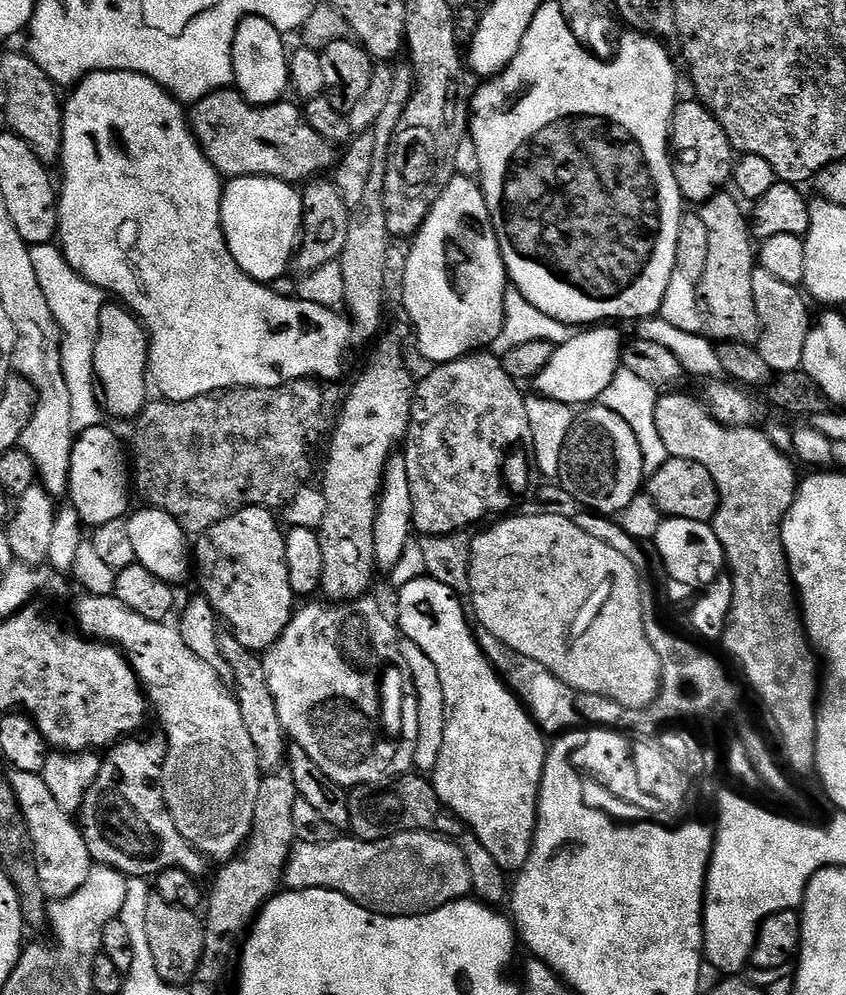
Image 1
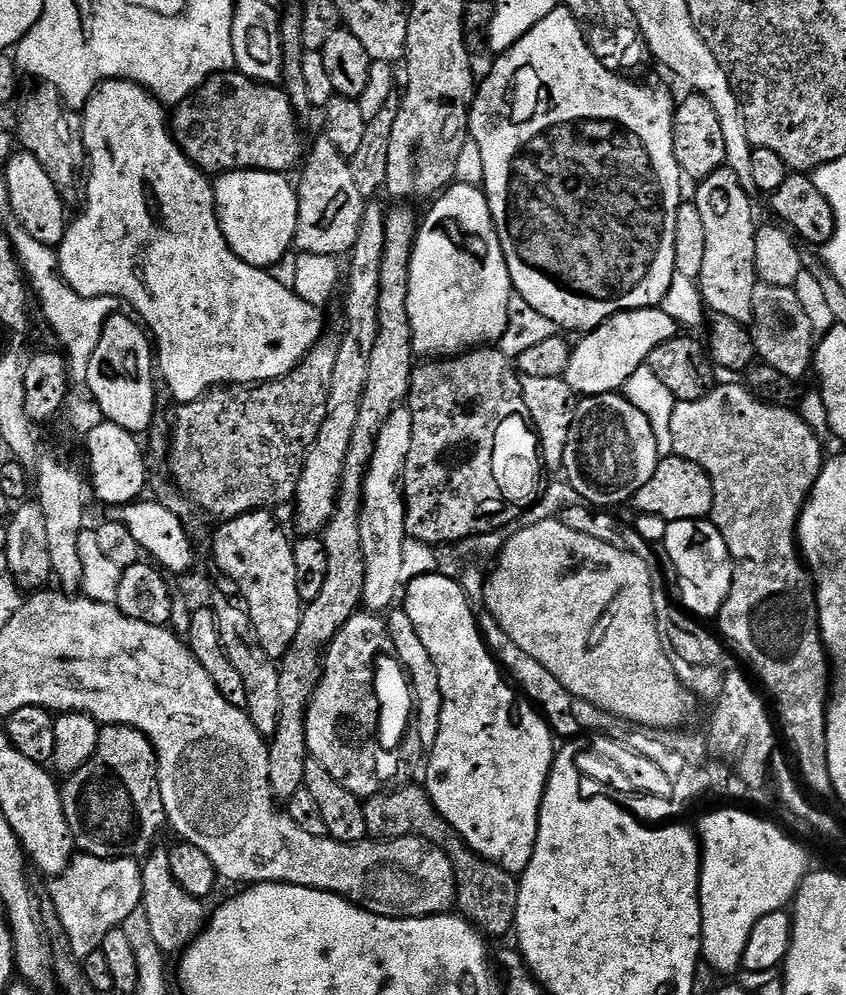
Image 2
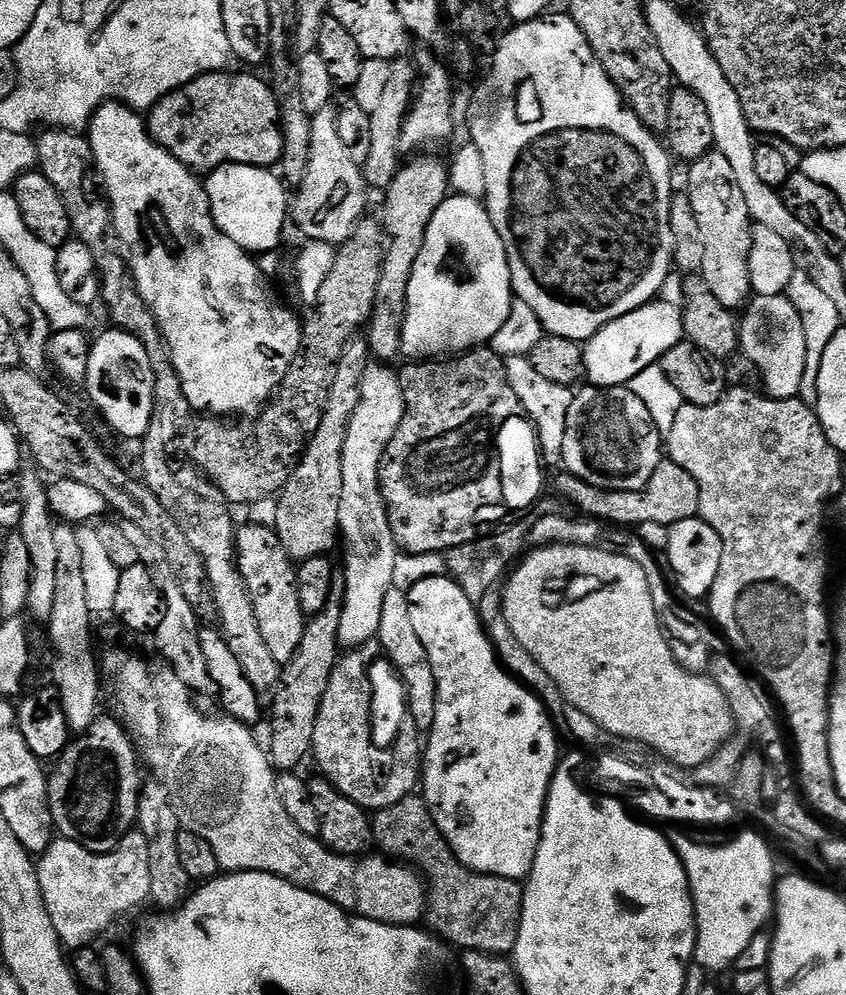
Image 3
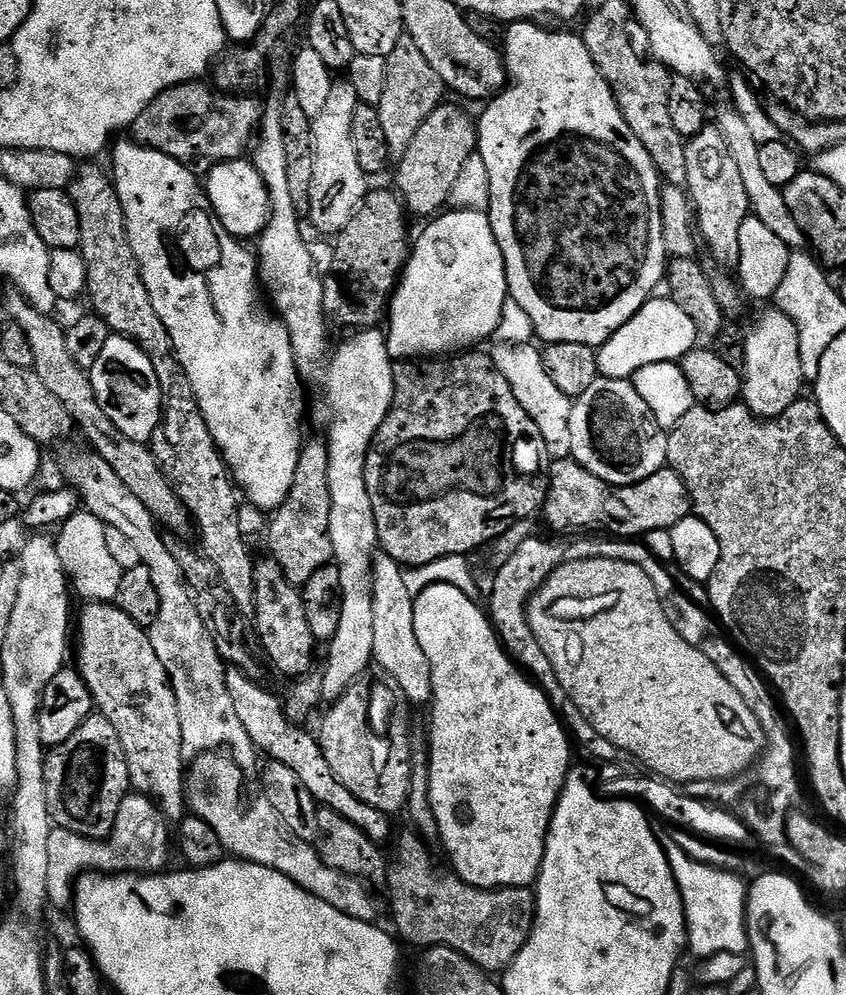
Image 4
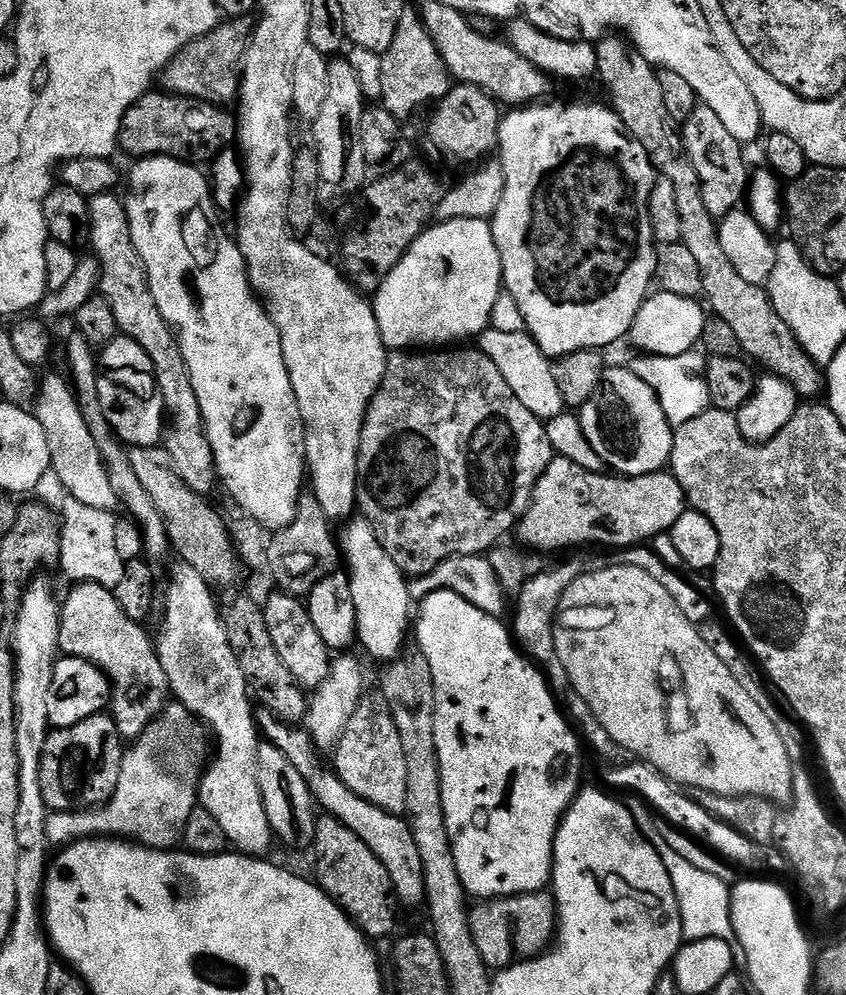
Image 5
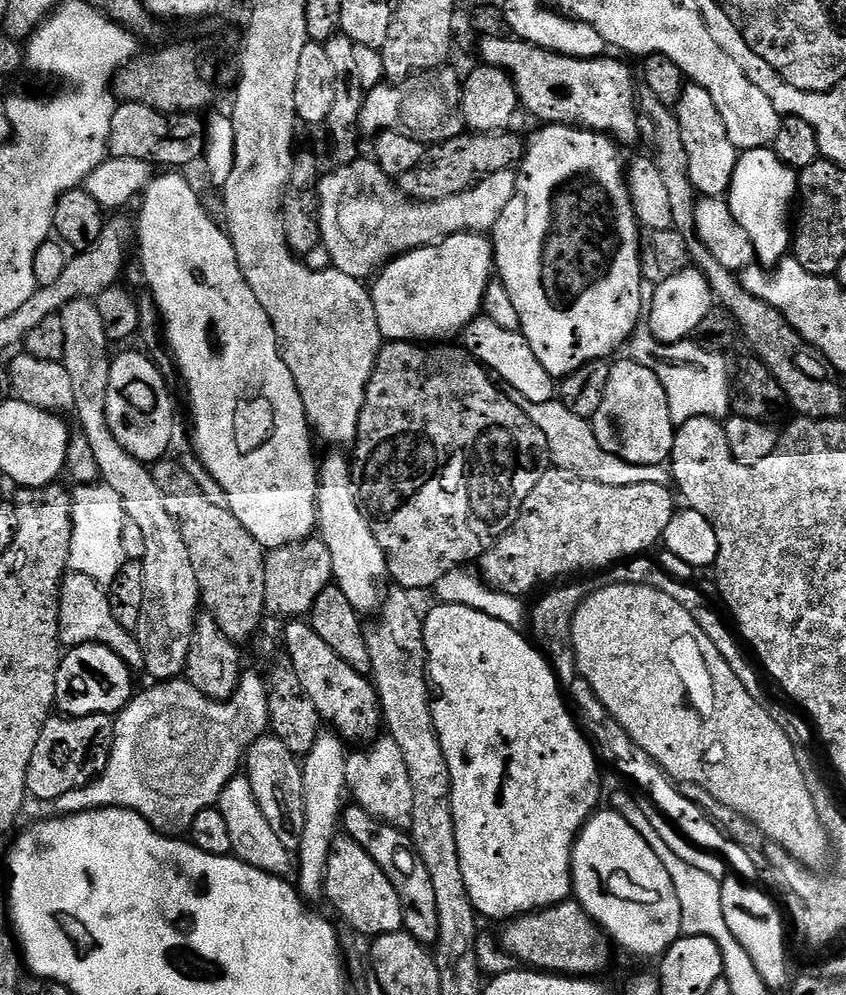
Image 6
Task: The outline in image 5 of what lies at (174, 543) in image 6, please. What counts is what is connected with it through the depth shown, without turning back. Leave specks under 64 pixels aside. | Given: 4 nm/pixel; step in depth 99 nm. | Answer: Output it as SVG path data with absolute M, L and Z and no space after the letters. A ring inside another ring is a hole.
M72 334L68 340L68 368L72 371L70 384L74 389L76 401L80 404L82 414L86 418L86 426L90 426L90 434L94 434L94 442L98 442L98 450L110 474L110 484L114 486L114 492L118 494L121 505L125 509L128 507L127 515L138 525L144 537L145 553L149 557L169 555L168 531L162 514L158 514L154 502L150 502L150 494L146 494L142 482L138 482L138 474L134 474L134 466L130 466L125 445L122 446L116 441L116 436L112 433L113 425L104 416L96 381L100 377L97 353L92 345L87 344L79 334Z

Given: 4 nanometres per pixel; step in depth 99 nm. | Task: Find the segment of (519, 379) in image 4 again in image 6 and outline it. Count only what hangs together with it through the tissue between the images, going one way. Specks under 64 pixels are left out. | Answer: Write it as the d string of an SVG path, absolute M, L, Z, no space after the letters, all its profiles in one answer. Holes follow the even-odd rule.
M481 314L464 327L462 347L479 364L483 364L493 377L503 381L516 396L526 398L530 402L550 402L557 399L557 381L546 370L546 366L542 366L542 362L538 362L534 350L530 350L530 342L526 342L526 338L520 331L504 330L491 318Z

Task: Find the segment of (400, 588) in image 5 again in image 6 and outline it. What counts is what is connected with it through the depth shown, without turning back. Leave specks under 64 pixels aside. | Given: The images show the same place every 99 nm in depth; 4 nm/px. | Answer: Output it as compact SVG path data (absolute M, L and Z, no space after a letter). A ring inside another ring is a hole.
M332 450L325 460L321 459L318 464L318 491L316 494L316 515L318 517L318 536L319 539L323 540L325 546L330 550L330 562L334 562L334 570L332 571L332 579L334 581L335 587L338 587L342 590L342 594L346 594L346 598L350 598L350 606L354 606L354 610L361 614L367 614L367 612L375 613L377 609L381 607L382 604L382 591L380 592L380 587L383 586L384 580L388 576L388 563L386 562L386 554L382 550L382 546L378 546L378 538L374 534L374 530L370 526L368 517L364 515L364 509L360 506L360 499L356 493L356 482L352 475L352 461L346 455L343 456L343 451Z

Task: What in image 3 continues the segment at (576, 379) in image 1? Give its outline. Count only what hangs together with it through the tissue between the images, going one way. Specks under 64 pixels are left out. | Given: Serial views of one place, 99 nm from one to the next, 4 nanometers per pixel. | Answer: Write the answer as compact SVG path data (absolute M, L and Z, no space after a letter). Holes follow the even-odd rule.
M663 302L643 304L638 310L607 324L583 345L587 383L597 388L631 385L635 376L652 364L659 364L660 359L684 339L681 309Z

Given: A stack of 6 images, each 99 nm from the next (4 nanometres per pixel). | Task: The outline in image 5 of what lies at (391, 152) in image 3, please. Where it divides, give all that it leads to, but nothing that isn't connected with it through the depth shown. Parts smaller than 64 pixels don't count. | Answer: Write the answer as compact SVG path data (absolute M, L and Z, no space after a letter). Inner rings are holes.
M405 7L402 18L398 18L398 30L394 30L394 42L390 42L390 50L382 53L380 61L382 107L401 122L407 121L406 118L411 112L443 100L444 95L454 86L442 54L438 52L438 46L434 46L434 38L430 38L424 19L415 7Z

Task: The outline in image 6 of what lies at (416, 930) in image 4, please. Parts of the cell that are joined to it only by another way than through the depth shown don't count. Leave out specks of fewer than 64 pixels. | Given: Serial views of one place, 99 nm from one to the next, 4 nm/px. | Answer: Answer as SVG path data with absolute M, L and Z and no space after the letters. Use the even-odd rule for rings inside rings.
M569 898L560 904L549 908L541 908L537 911L515 917L503 925L504 933L499 933L498 940L503 951L517 961L530 962L533 969L553 974L575 976L577 978L596 978L612 964L612 952L614 945L608 939L608 933L597 924L596 919L590 915L579 900Z

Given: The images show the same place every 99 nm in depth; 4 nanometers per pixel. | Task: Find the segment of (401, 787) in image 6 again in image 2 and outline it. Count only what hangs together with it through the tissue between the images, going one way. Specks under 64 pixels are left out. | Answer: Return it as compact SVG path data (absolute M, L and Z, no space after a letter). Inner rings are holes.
M361 610L338 630L322 661L320 681L308 704L306 742L311 759L322 762L330 775L338 778L350 794L361 798L377 796L397 783L400 756L393 746L382 742L382 700L378 694L378 673L386 664L399 665L400 659L390 638L383 615Z

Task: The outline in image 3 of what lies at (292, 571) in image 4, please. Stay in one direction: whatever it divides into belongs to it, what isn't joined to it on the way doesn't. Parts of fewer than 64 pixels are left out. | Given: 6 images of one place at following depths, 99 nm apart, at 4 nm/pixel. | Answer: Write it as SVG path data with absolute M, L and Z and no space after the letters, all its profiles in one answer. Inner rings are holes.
M354 338L342 350L342 362L338 362L338 374L334 374L334 386L330 389L330 398L324 403L324 411L320 413L318 426L312 431L310 439L284 489L278 494L276 504L276 521L274 527L286 554L294 562L309 560L315 556L328 556L331 548L338 544L340 536L340 503L342 502L342 458L344 443L348 437L348 427L354 418L354 410L358 410L358 402L362 398L362 378L370 363L370 349L367 339Z

